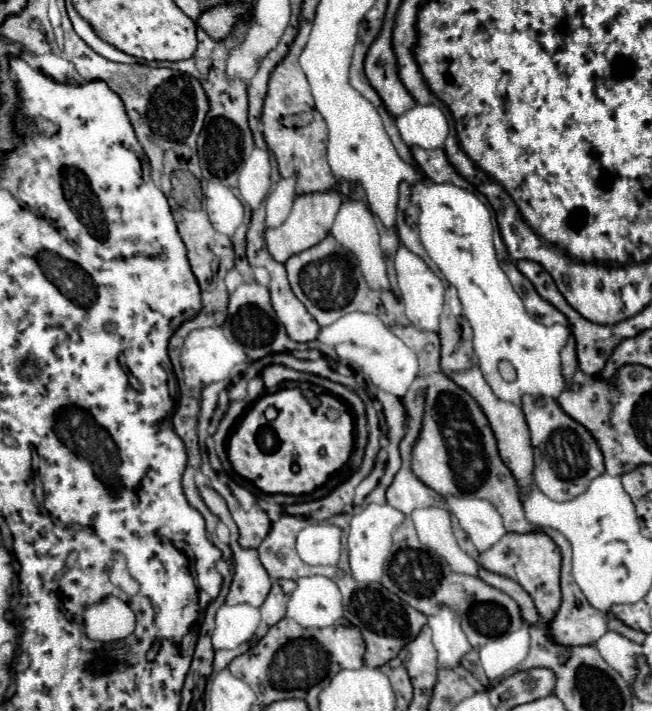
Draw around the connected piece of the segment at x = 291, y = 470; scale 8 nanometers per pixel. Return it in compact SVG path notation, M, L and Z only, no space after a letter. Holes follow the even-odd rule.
M282 389L262 395L238 421L228 445L228 459L236 473L250 479L264 493L306 495L346 465L354 447L354 419L350 407L330 393L314 395L302 389ZM274 407L278 417L268 421L264 411Z

